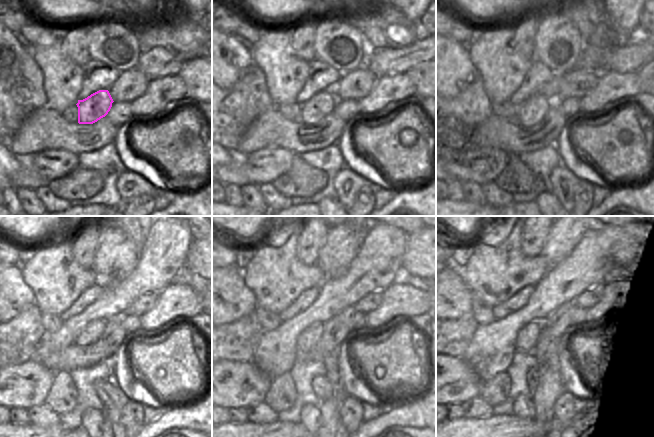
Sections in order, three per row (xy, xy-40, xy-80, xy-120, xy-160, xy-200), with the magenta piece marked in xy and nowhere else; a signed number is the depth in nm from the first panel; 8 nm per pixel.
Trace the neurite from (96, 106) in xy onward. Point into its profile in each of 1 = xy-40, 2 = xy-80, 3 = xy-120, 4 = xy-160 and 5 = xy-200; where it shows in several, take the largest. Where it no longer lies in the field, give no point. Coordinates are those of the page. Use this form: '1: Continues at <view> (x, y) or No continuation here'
1: Continues at xy-40 (323, 103)
2: Continues at xy-80 (532, 111)
3: Continues at xy-120 (90, 334)
4: Continues at xy-160 (307, 339)
5: Continues at xy-200 (527, 338).

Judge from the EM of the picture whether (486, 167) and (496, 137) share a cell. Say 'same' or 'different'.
different

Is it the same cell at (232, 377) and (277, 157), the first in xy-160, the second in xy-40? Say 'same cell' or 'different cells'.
same cell

